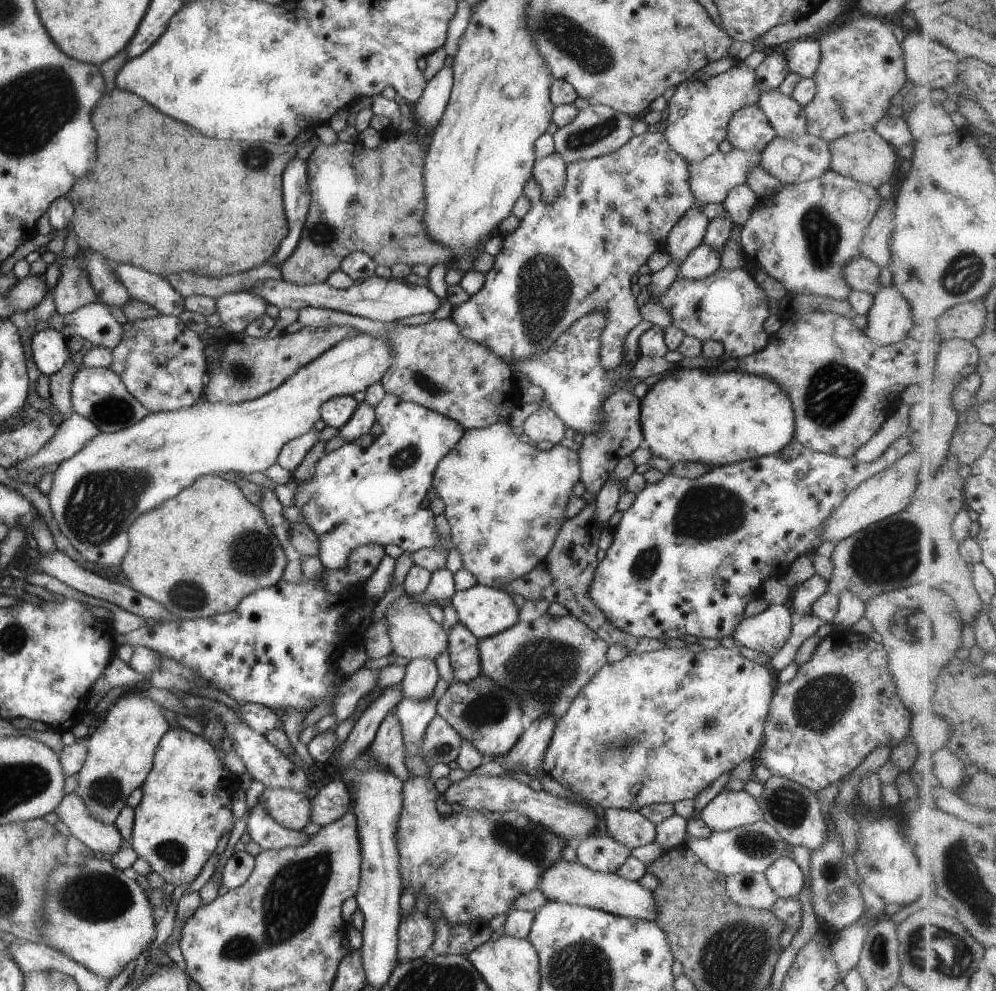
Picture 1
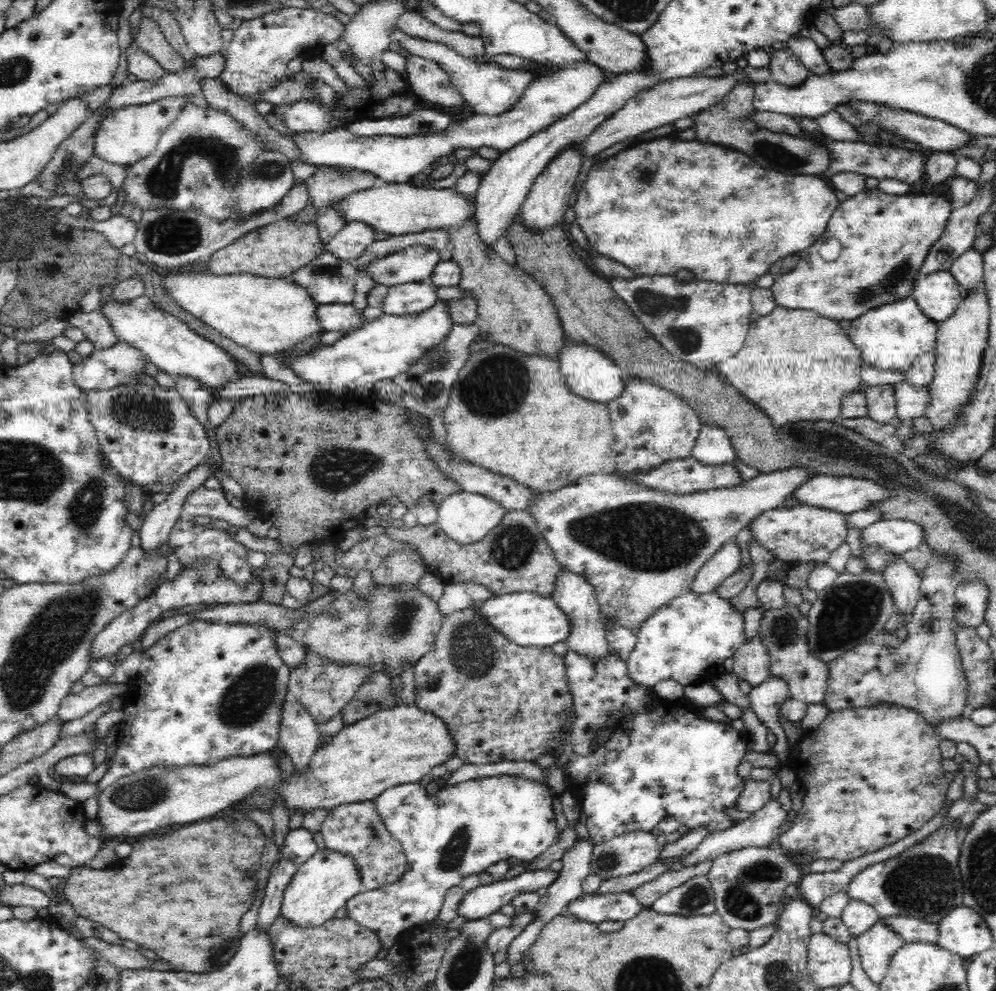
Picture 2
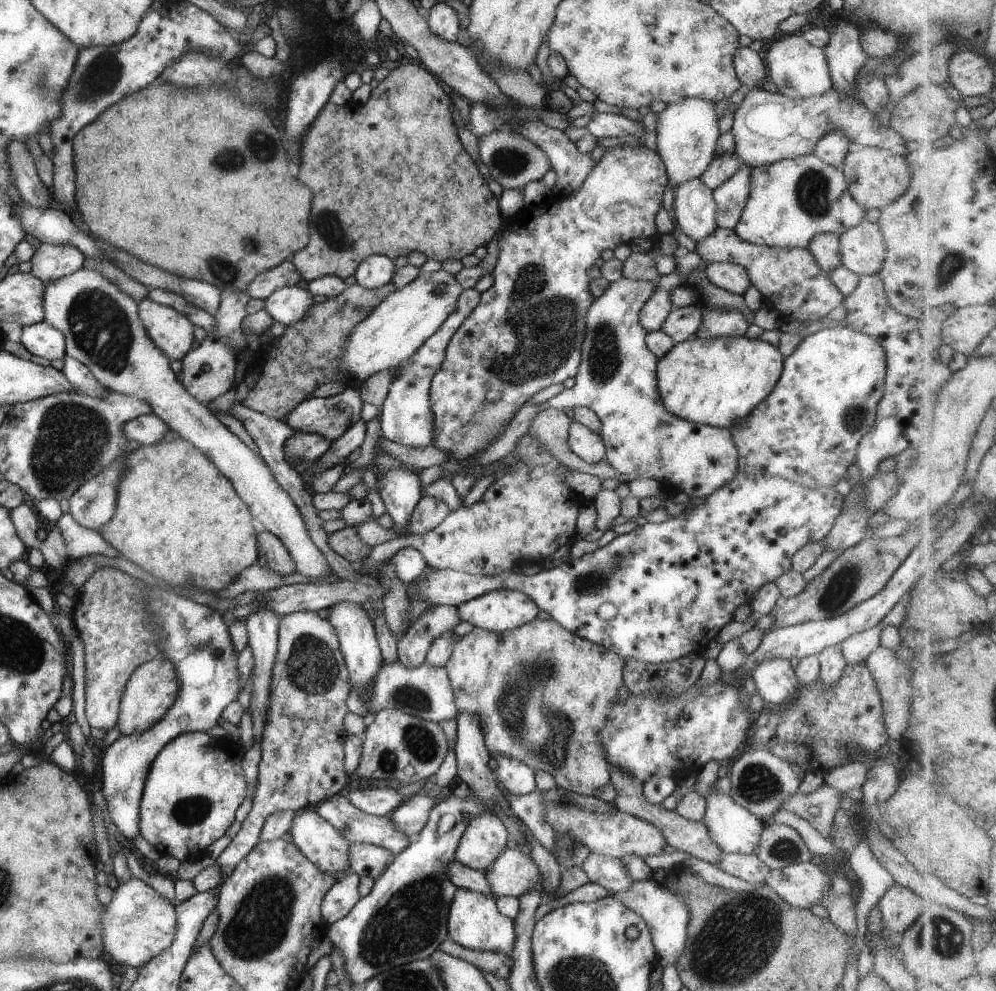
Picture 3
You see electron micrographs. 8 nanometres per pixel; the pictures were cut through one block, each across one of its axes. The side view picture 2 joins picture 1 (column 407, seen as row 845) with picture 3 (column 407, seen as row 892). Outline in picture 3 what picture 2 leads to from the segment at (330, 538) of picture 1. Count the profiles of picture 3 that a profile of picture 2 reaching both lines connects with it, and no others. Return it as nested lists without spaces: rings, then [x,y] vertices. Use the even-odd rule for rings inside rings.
[[[473,287],[463,289],[458,296],[453,312],[433,331],[421,344],[399,364],[400,371],[389,383],[387,394],[380,408],[379,426],[382,427],[383,438],[410,447],[424,447],[432,441],[432,414],[428,392],[431,377],[444,357],[448,340],[453,336],[457,327],[471,314],[477,306],[480,293]]]

